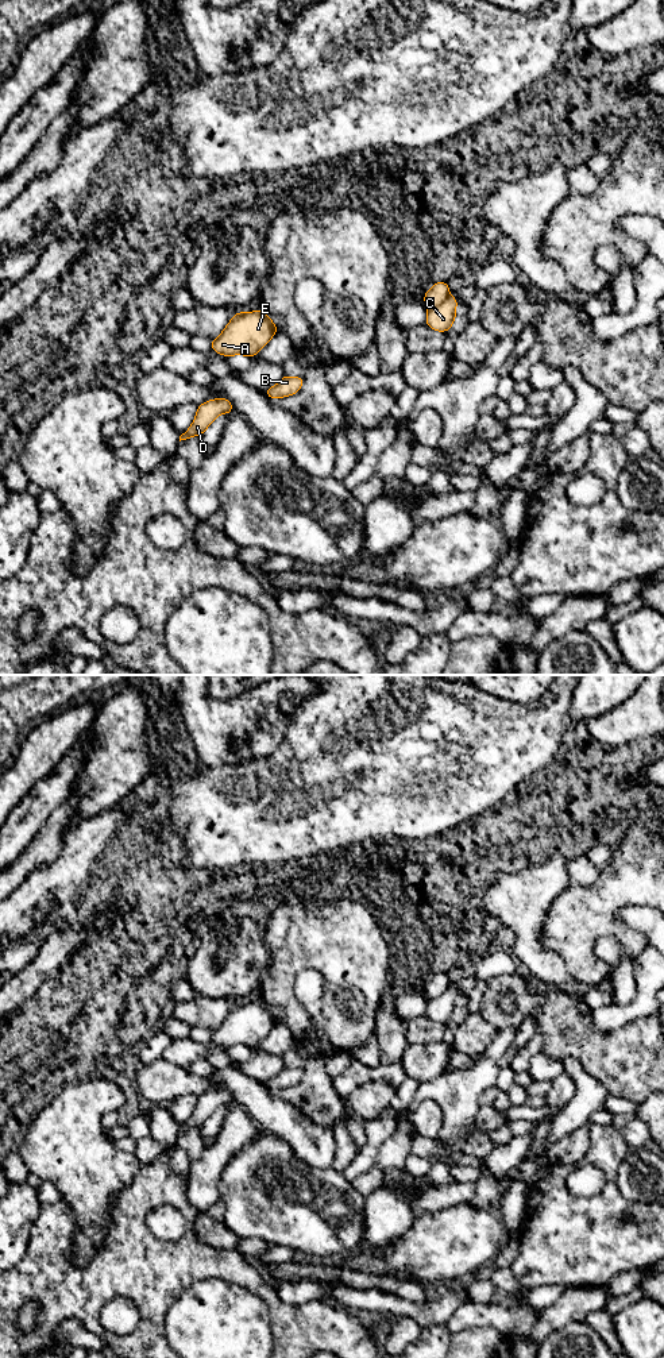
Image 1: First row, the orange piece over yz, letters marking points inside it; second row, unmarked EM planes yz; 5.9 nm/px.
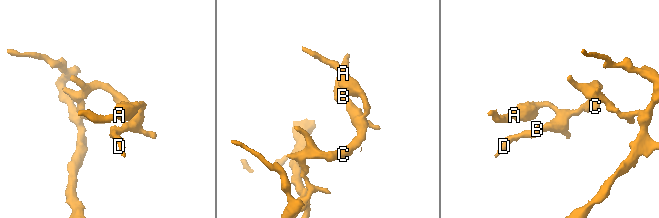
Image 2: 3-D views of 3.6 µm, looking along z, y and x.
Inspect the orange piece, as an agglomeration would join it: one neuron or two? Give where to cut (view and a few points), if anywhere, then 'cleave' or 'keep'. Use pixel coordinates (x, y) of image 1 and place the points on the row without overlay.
cut in yz along (447, 987), (428, 1000); cleave

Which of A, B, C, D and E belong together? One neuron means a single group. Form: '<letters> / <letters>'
A B D E / C

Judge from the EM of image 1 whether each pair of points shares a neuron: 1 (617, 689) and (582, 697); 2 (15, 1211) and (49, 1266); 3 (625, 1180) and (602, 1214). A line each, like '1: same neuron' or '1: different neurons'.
1: same neuron
2: different neurons
3: different neurons

